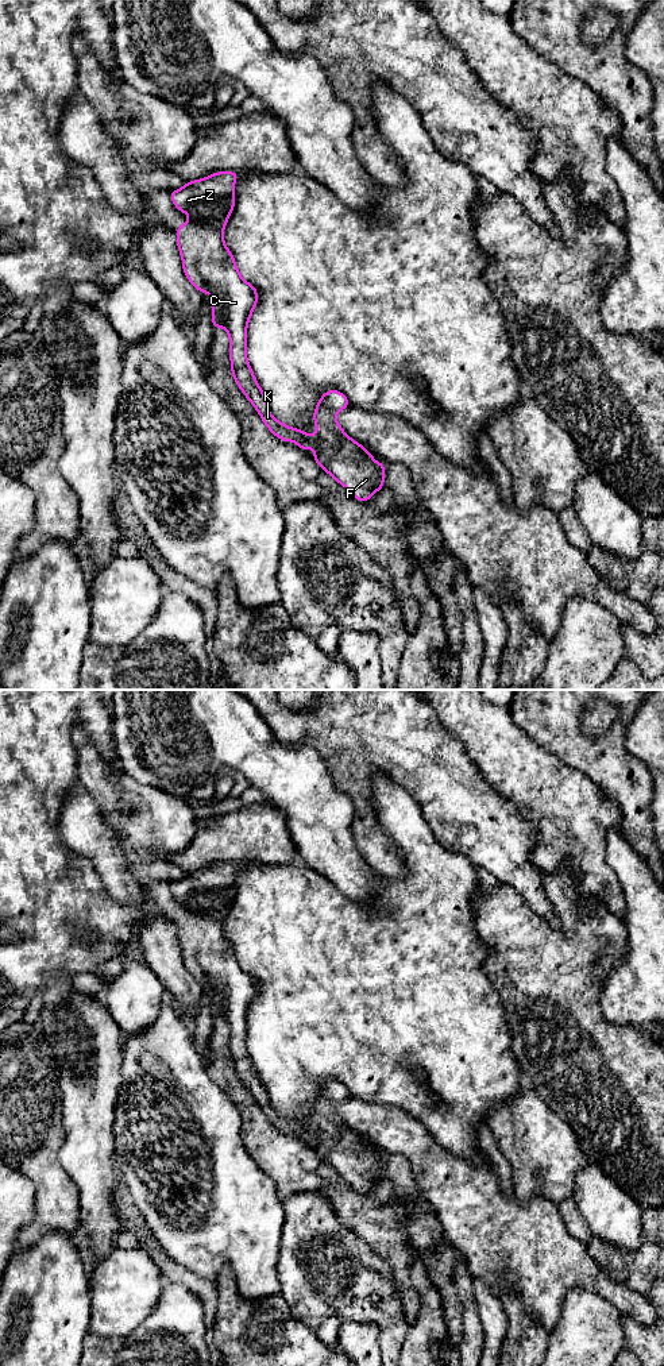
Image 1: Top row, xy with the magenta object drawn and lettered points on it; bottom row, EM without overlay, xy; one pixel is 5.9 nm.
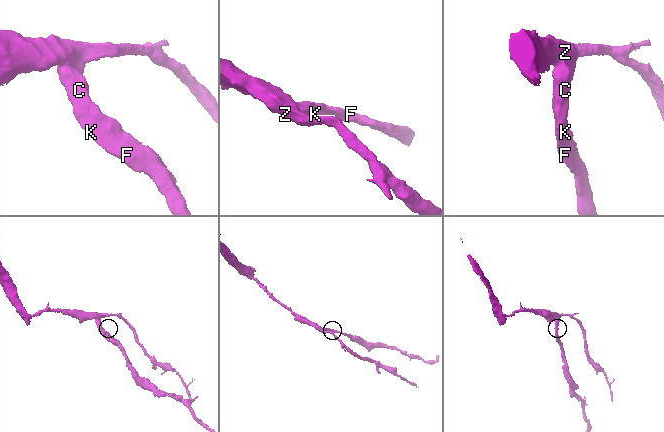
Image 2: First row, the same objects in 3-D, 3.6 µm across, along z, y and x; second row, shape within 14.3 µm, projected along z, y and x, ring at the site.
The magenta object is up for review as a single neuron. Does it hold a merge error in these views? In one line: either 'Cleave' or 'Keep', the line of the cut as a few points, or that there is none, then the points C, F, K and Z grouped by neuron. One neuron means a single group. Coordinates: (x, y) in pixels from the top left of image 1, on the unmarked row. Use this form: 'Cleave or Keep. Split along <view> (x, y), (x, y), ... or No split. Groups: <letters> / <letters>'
Cleave. Split along xy (190, 911), (222, 921). Groups: C F K / Z

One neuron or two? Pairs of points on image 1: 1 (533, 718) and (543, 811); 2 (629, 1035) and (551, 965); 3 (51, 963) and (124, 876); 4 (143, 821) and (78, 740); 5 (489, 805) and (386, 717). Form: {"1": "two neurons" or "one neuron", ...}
{"1": "two neurons", "2": "one neuron", "3": "two neurons", "4": "one neuron", "5": "one neuron"}

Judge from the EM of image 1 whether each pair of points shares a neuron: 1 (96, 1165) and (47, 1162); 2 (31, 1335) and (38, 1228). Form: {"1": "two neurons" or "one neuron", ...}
{"1": "two neurons", "2": "two neurons"}

